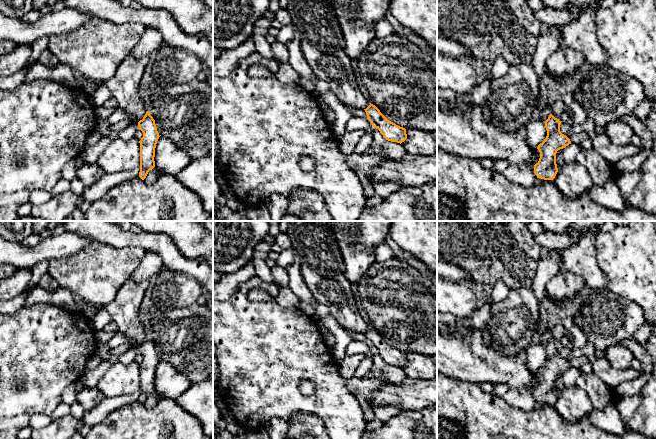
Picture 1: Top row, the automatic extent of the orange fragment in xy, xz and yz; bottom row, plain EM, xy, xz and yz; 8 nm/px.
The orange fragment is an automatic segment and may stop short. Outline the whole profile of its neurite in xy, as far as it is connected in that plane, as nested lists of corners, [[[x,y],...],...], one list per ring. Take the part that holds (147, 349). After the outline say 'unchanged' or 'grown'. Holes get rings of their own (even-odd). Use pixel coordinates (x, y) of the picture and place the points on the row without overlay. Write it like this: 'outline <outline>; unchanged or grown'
outline [[[147,335],[142,344],[138,346],[139,353],[143,356],[140,367],[140,396],[139,401],[144,404],[150,394],[155,391],[155,372],[159,363],[155,344]]]; unchanged

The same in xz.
outline [[[370,328],[364,334],[372,350],[378,353],[386,364],[401,368],[407,363],[406,353],[389,345],[375,329]]]; unchanged

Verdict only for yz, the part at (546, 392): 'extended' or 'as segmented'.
as segmented

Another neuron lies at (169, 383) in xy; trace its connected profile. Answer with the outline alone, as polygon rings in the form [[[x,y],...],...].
[[[160,360],[155,372],[155,391],[160,399],[177,399],[182,395],[192,382],[170,363]]]

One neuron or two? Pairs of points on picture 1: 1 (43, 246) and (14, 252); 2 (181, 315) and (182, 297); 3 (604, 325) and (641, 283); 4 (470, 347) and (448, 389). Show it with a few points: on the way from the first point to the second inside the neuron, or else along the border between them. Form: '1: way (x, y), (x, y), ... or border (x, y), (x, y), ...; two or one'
1: way (36, 252), (21, 252); one
2: border (195, 302), (184, 307), (158, 309); two
3: border (607, 288), (635, 302), (644, 314); two
4: border (447, 376), (476, 383); two

